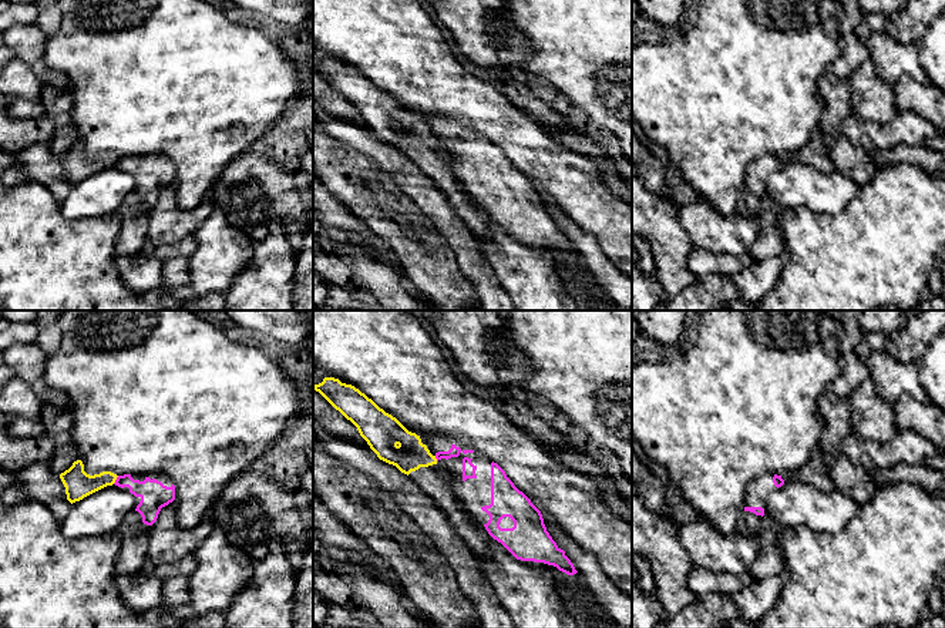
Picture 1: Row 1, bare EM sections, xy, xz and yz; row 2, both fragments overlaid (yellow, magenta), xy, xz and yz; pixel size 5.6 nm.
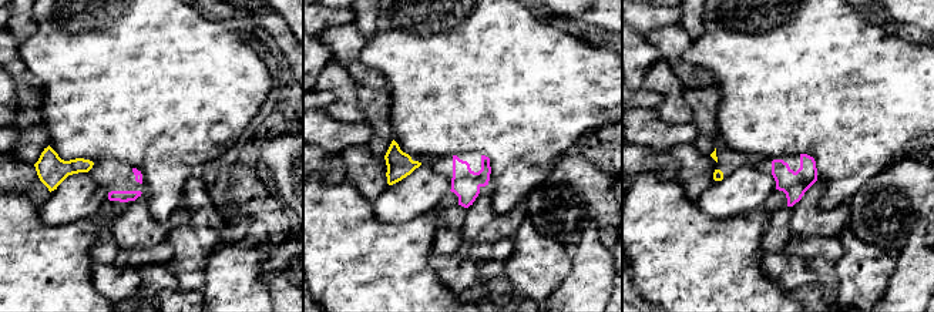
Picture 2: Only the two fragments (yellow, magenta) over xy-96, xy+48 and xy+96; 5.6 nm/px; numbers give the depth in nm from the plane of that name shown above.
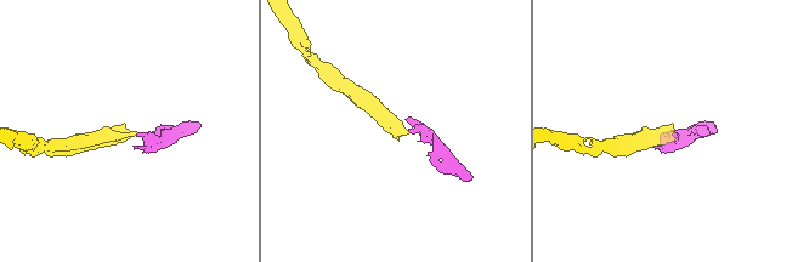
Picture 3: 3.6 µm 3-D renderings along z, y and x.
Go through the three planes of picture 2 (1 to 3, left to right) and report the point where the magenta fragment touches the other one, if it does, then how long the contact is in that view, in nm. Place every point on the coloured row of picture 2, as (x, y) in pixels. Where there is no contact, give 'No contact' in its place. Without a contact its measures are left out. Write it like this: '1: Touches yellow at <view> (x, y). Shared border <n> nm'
1: No contact
2: No contact
3: No contact

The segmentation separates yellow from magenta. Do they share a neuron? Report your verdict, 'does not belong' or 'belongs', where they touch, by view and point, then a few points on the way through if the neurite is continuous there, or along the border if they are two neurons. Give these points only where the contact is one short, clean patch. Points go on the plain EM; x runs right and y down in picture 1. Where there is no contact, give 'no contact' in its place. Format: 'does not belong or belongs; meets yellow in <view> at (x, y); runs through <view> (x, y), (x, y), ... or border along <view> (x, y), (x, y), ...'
does not belong; meets yellow in xy at (115, 160); border along xy (118, 157), (113, 164)

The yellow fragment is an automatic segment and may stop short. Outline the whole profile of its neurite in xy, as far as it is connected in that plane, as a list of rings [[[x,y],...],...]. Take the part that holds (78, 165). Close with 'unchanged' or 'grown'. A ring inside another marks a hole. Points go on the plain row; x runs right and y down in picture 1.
[[[81,141],[74,142],[68,151],[60,155],[60,159],[65,168],[67,181],[71,185],[107,167],[112,167],[117,158],[118,157],[111,152],[90,157],[84,152],[84,145]]] | unchanged

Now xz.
[[[324,58],[313,70],[357,108],[380,141],[407,155],[435,184],[472,234],[487,234],[487,216],[472,204],[454,172],[453,159],[441,151],[420,117],[339,60]]] | grown

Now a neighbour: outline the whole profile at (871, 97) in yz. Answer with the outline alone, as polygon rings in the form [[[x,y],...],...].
[[[861,63],[848,77],[852,115],[864,121],[887,124],[899,112],[894,101],[894,87],[884,81],[872,63]]]

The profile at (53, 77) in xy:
[[[16,24],[0,33],[0,37],[44,84],[64,90],[68,87],[68,77],[61,71],[48,68],[43,60],[48,36],[40,27],[36,24]]]

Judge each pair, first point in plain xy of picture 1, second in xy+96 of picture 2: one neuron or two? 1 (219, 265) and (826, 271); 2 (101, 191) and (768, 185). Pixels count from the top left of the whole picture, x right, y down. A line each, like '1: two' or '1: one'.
1: two
2: one

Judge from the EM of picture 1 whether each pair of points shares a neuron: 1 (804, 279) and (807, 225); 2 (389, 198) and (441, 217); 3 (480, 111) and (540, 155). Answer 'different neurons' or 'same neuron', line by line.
1: same neuron
2: different neurons
3: same neuron

